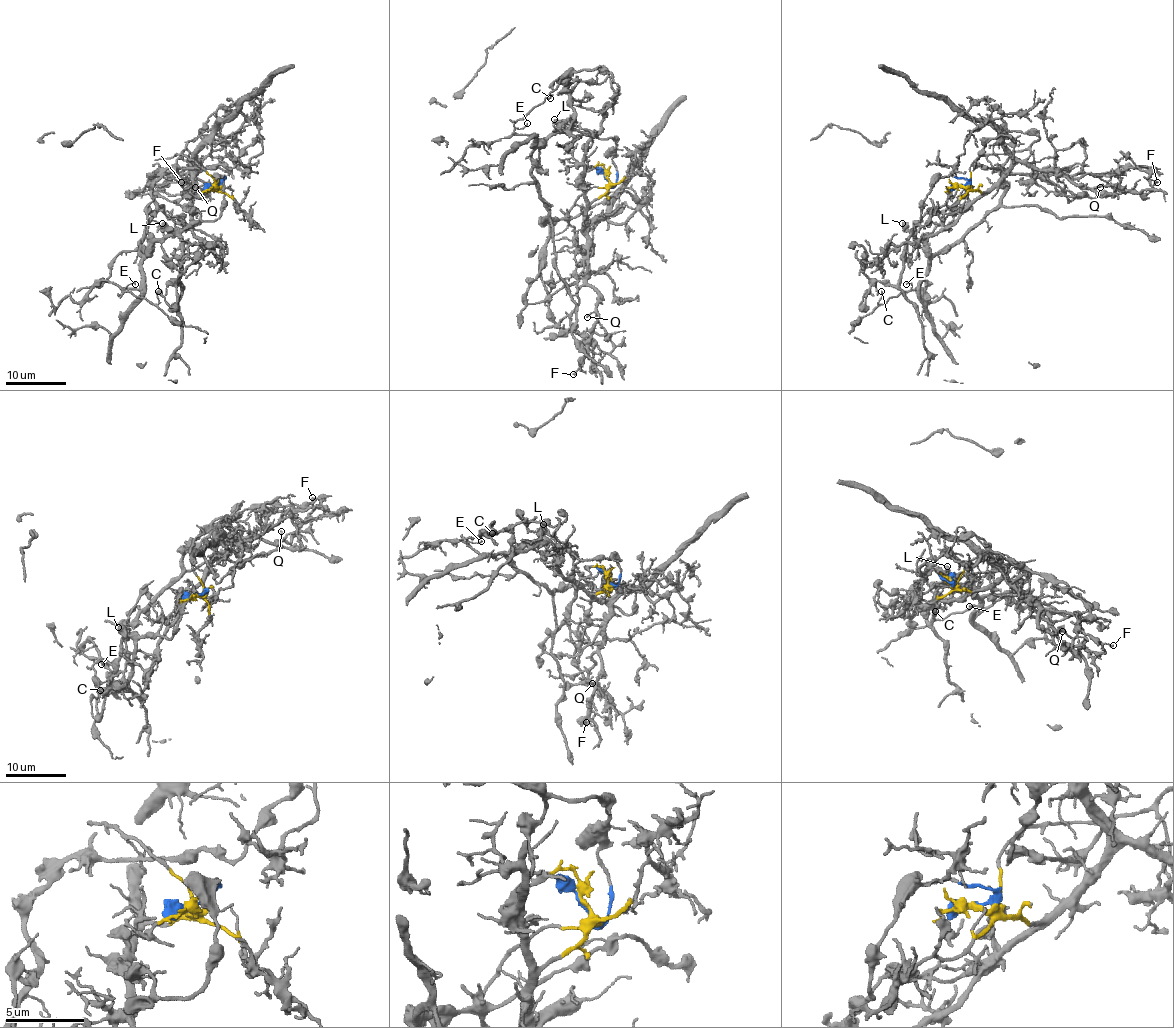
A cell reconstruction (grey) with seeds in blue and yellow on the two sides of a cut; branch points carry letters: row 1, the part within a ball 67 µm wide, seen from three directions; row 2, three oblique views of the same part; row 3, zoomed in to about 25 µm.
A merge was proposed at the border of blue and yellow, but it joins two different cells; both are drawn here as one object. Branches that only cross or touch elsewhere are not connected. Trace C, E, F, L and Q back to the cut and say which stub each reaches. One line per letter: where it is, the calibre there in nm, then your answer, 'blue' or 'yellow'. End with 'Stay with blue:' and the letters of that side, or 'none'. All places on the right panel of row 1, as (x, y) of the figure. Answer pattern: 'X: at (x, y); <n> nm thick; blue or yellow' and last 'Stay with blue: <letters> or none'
C: at (881, 291); 100 nm thick; blue
E: at (906, 284); 100 nm thick; blue
F: at (1157, 182); 170 nm thick; yellow
L: at (902, 223); 600 nm thick; blue
Q: at (1100, 187); 140 nm thick; yellow
Stay with blue: C, E, L

